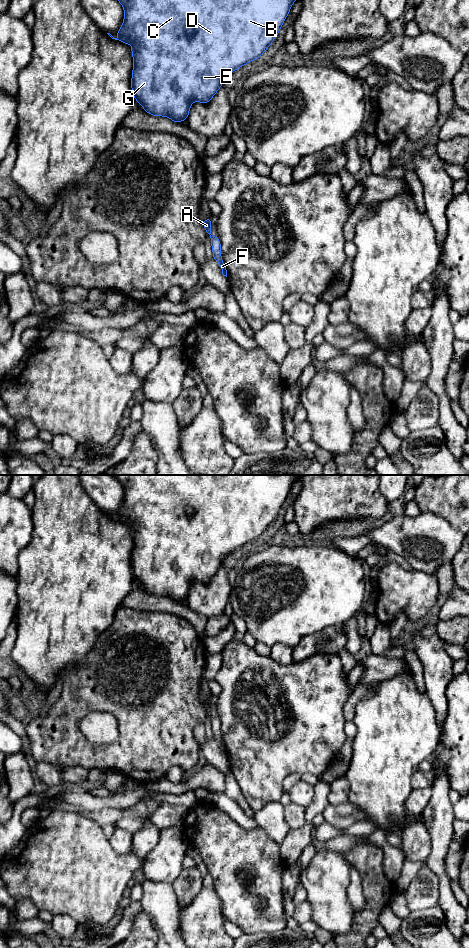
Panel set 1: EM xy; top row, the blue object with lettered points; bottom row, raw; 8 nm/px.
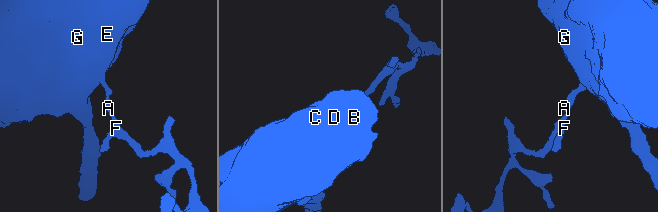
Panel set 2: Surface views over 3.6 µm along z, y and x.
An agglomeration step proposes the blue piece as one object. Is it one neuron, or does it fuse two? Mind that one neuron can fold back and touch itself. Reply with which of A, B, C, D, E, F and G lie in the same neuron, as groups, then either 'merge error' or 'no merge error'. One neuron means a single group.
A B C D E F G; no merge error

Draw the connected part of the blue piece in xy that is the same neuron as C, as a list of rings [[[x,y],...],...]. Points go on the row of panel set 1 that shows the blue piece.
[[[118,0],[121,3],[122,7],[124,8],[124,21],[121,25],[121,28],[118,30],[117,34],[118,37],[114,38],[110,33],[107,33],[112,39],[121,41],[125,43],[132,51],[133,56],[133,71],[132,71],[132,78],[131,78],[131,88],[133,93],[133,98],[139,102],[139,104],[144,108],[146,113],[149,113],[153,116],[165,116],[170,118],[175,123],[179,123],[180,121],[186,121],[189,115],[191,104],[194,101],[200,103],[208,103],[216,92],[222,87],[223,79],[233,71],[237,70],[240,67],[243,67],[248,62],[257,60],[265,51],[266,49],[272,44],[273,40],[277,37],[287,15],[290,13],[290,9],[292,4],[296,0]]]

